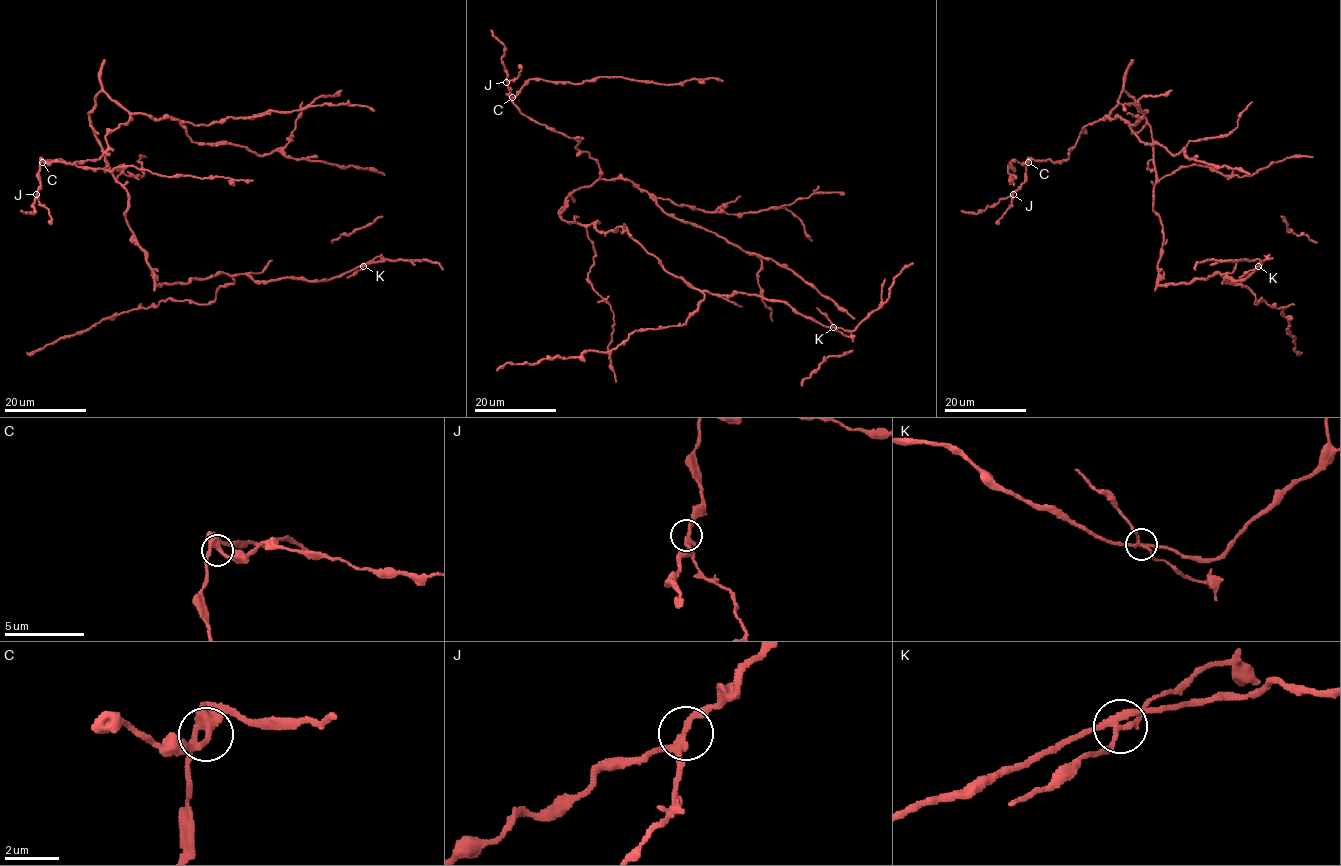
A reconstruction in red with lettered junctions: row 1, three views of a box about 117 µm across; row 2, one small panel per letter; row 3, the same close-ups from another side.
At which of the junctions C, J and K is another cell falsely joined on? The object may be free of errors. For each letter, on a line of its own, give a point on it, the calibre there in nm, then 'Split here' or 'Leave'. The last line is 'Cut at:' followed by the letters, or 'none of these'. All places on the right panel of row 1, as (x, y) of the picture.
C: Place: (1028, 162). Thickness 320 nm. Leave
J: Place: (1013, 194). Thickness 200 nm. Leave
K: Place: (1258, 266). Thickness 200 nm. Split here
Cut at: K

